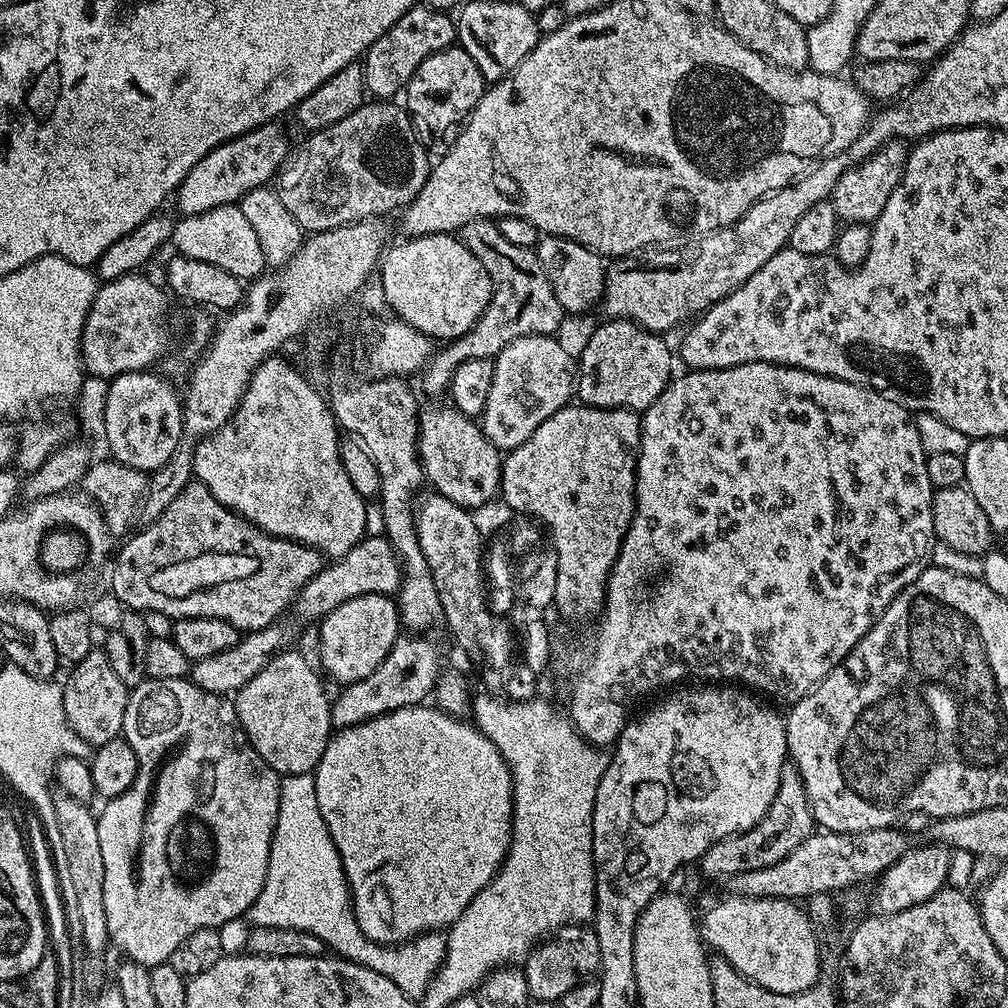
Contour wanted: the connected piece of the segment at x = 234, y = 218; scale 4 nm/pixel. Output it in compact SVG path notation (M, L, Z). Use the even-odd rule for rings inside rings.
M223 204L202 214L180 216L175 221L170 244L176 247L175 251L179 255L222 266L222 270L234 274L241 282L255 280L266 268L262 242L258 242L254 226L250 226L250 221L236 204Z

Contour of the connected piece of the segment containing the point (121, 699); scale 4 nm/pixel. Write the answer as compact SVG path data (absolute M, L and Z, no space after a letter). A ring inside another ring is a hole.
M102 650L86 654L86 658L75 661L73 668L76 669L69 674L68 681L62 684L68 725L90 746L110 742L123 733L129 685L114 674L114 666L110 666L110 658Z

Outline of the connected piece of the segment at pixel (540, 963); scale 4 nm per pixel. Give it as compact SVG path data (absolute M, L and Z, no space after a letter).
M565 926L556 929L551 938L545 939L528 953L522 971L528 983L528 994L533 1001L558 1002L566 990L574 990L582 980L589 979L599 969L600 951L595 931L588 926Z

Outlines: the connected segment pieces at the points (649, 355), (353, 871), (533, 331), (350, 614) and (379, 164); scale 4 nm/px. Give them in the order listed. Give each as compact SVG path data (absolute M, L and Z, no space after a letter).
M608 318L603 321L605 324L600 324L588 336L588 341L584 344L584 349L581 350L580 356L578 352L578 375L576 377L576 386L574 389L575 395L580 396L579 403L589 408L631 408L633 410L643 410L652 405L654 398L658 398L658 394L662 394L662 390L666 390L669 380L673 379L674 371L672 372L672 360L674 364L674 352L668 349L668 344L663 335L658 332L648 332L644 328L639 328L632 320L621 320L619 318Z
M435 706L399 708L361 724L339 729L329 740L316 767L314 779L322 822L326 822L326 830L330 830L330 838L344 867L344 877L348 879L352 913L356 916L362 934L379 944L395 946L423 936L425 932L447 929L459 918L462 910L470 906L474 894L478 894L496 877L496 871L503 866L508 848L512 845L512 775L502 754L475 723L450 716Z
M495 219L471 220L458 233L460 241L482 262L486 274L490 274L492 300L486 306L482 318L470 331L462 334L455 342L448 342L432 356L418 373L419 391L428 396L448 396L448 387L454 378L454 370L470 358L492 360L510 342L527 336L551 336L559 333L560 323L566 319L564 308L554 298L550 278L538 262L535 251L522 246L514 246L507 238L502 238L502 230Z
M362 594L358 598L350 598L350 602L342 602L342 606L338 606L338 610L334 610L329 616L325 616L323 620L319 621L318 628L320 628L321 664L319 667L325 673L328 671L340 686L358 682L362 678L366 678L366 674L374 674L374 670L378 670L378 666L382 666L386 654L390 654L396 639L402 635L402 621L397 601L392 596L382 594Z
M366 102L354 110L354 114L346 114L342 122L334 122L334 126L311 133L308 141L284 161L278 173L282 206L294 214L294 222L308 234L334 230L359 220L384 218L395 208L407 208L418 190L422 190L430 171L428 152L416 132L417 125L408 115L407 107L400 105L399 108L396 102Z

